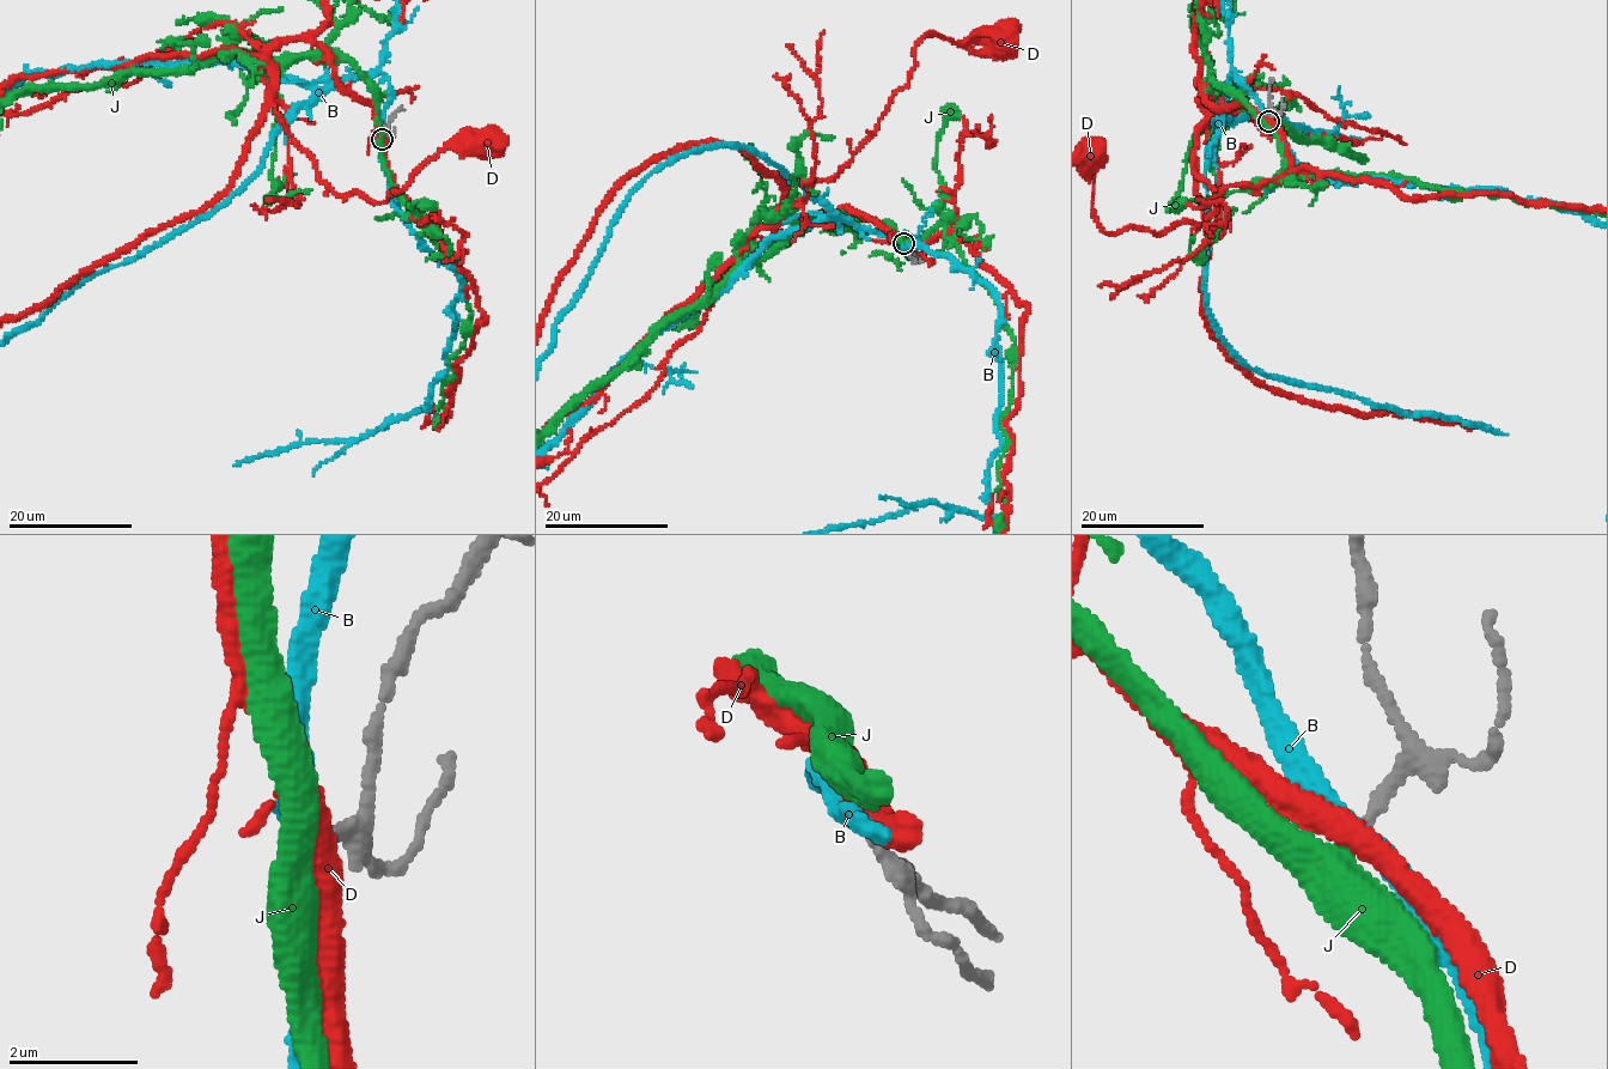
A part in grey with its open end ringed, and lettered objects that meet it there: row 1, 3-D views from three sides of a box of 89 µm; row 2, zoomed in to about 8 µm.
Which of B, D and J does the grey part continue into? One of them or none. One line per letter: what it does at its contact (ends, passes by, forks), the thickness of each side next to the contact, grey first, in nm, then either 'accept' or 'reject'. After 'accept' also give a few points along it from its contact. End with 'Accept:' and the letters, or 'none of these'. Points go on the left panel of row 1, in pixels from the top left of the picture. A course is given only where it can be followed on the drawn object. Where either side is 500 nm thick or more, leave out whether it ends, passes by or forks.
B: it passes by; calibres 190 and 340 nm; reject
D: it passes by; calibres 190 and 380 nm; reject
J: it passes by; calibres 190 and 340 nm; accept
Accept: J

